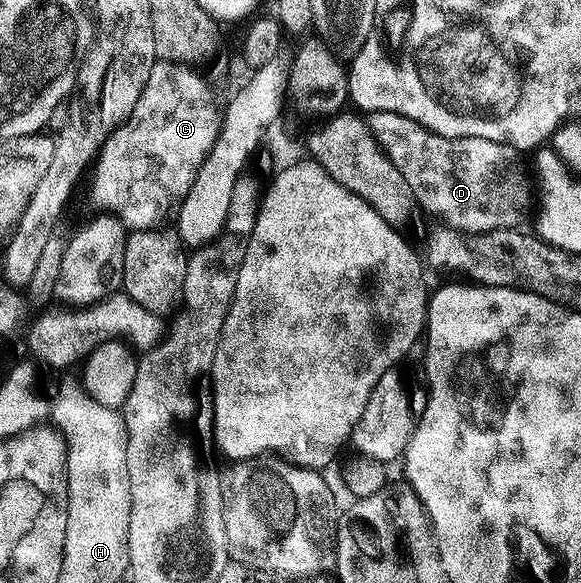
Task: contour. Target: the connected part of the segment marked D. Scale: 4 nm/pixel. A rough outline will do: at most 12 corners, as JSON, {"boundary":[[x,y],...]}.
{"boundary":[[395,112],[367,123],[417,205],[463,234],[520,227],[522,151]]}

